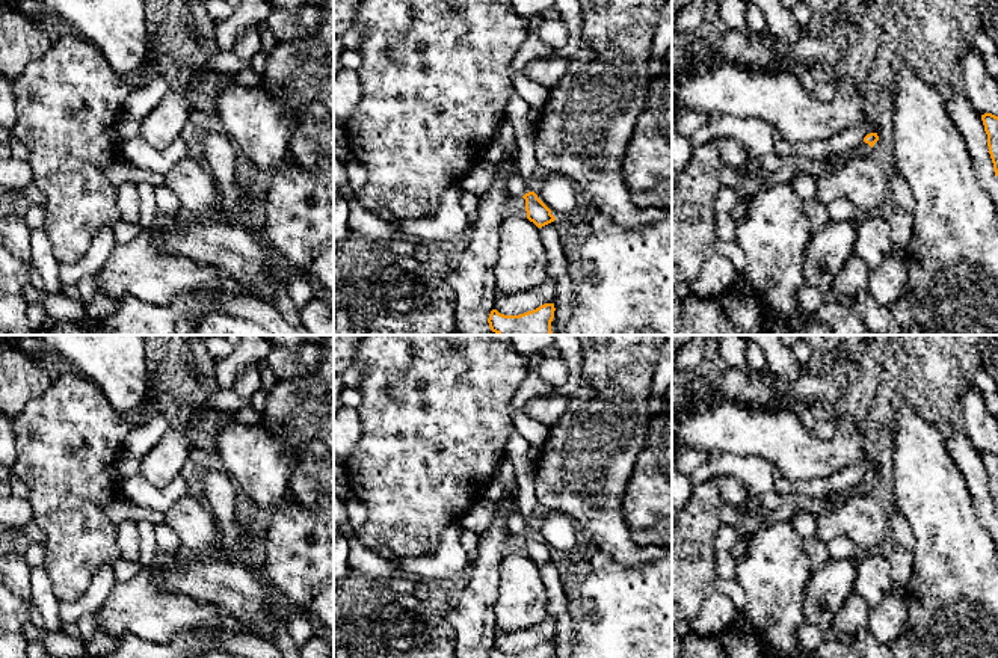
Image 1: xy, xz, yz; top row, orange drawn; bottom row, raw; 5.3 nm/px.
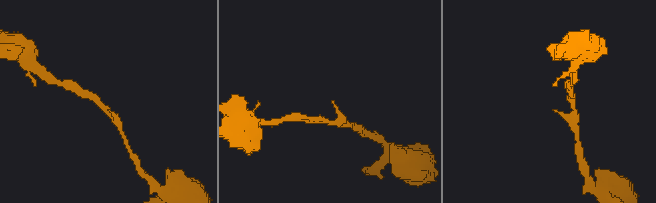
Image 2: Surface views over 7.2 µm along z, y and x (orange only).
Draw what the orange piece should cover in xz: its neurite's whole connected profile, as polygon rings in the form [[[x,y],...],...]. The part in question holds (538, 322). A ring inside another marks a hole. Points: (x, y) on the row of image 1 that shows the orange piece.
[[[554,303],[541,305],[519,315],[504,315],[492,309],[488,323],[497,335],[553,335],[554,311]]]

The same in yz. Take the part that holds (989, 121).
[[[984,113],[981,115],[981,121],[987,134],[987,146],[993,163],[993,171],[998,177],[998,116],[992,113]]]

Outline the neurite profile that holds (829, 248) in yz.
[[[829,220],[814,231],[805,252],[803,275],[806,285],[821,293],[835,287],[836,276],[853,255],[856,225],[849,220]]]

